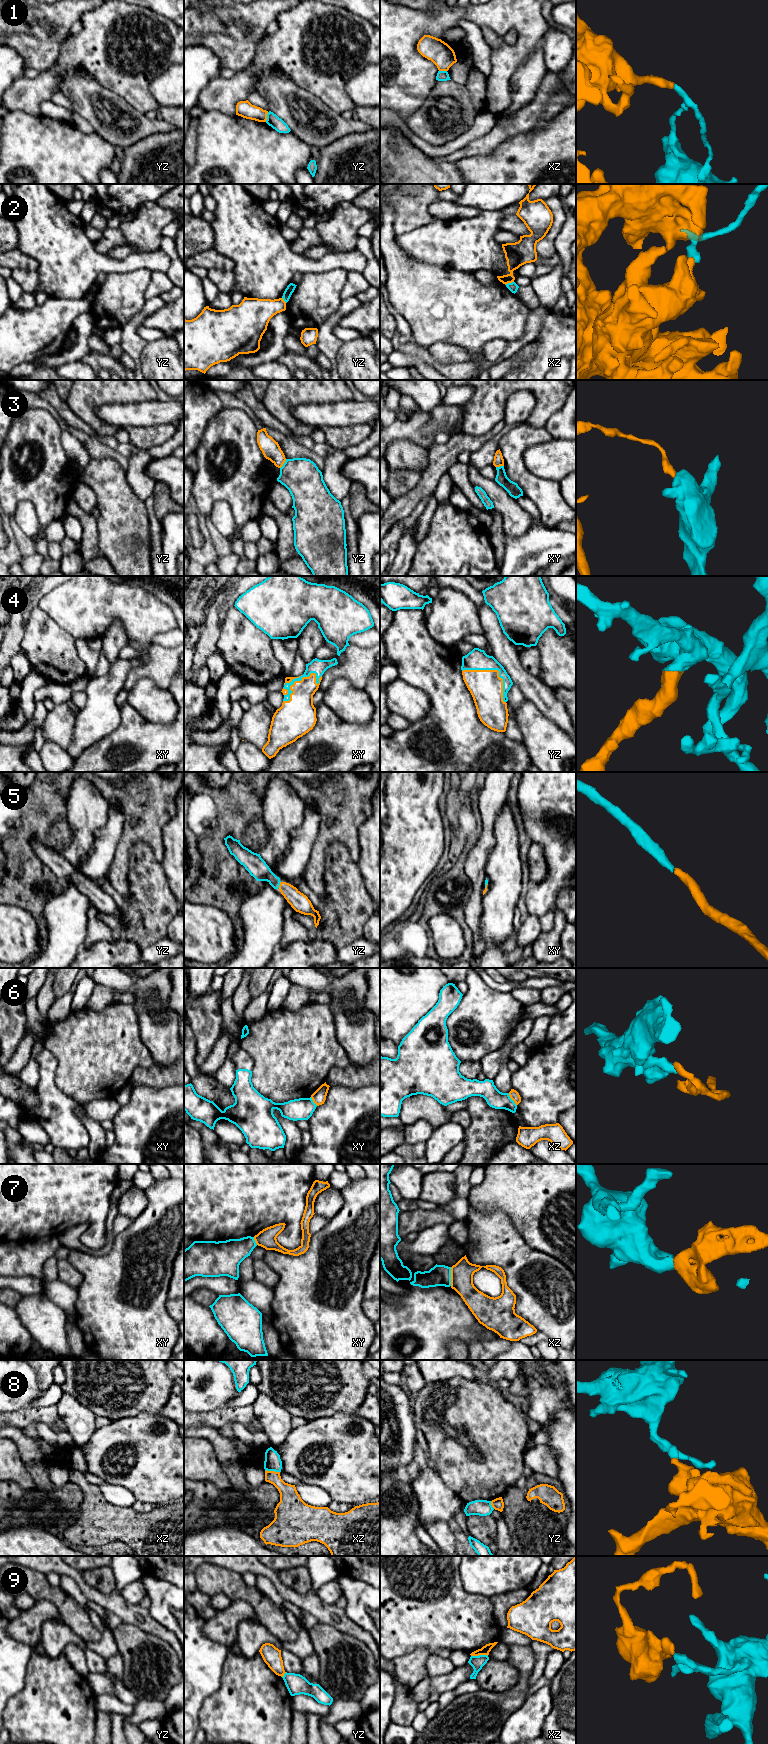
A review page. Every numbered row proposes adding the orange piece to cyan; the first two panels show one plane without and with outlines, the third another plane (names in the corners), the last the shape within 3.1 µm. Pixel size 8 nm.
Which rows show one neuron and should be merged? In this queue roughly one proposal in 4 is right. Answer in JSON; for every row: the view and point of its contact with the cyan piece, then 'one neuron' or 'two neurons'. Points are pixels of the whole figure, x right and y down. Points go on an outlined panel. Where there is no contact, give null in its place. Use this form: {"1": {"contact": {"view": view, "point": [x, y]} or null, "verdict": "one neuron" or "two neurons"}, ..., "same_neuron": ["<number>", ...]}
{"1": {"contact": {"view": "yz", "point": [267, 117]}, "verdict": "two neurons"}, "2": {"contact": {"view": "xz", "point": [509, 283]}, "verdict": "two neurons"}, "3": {"contact": {"view": "yz", "point": [283, 464]}, "verdict": "two neurons"}, "4": {"contact": {"view": "xy", "point": [301, 679]}, "verdict": "one neuron"}, "5": {"contact": {"view": "yz", "point": [279, 884]}, "verdict": "one neuron"}, "6": {"contact": {"view": "xz", "point": [511, 1099]}, "verdict": "two neurons"}, "7": {"contact": {"view": "xz", "point": [450, 1276]}, "verdict": "two neurons"}, "8": {"contact": {"view": "xz", "point": [272, 1470]}, "verdict": "two neurons"}, "9": {"contact": {"view": "xz", "point": [479, 1655]}, "verdict": "two neurons"}, "same_neuron": ["4", "5"]}

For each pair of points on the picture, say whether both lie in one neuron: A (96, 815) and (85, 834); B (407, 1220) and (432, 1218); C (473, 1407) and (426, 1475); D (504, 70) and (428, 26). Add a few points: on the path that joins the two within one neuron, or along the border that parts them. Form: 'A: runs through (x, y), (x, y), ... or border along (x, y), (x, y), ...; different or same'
A: runs through (91, 820), (85, 826), (85, 829); same
B: runs through (413, 1220), (426, 1218); same
C: border along (434, 1467), (448, 1486); different
D: runs through (521, 37), (521, 32), (504, 15), (461, 14); same

